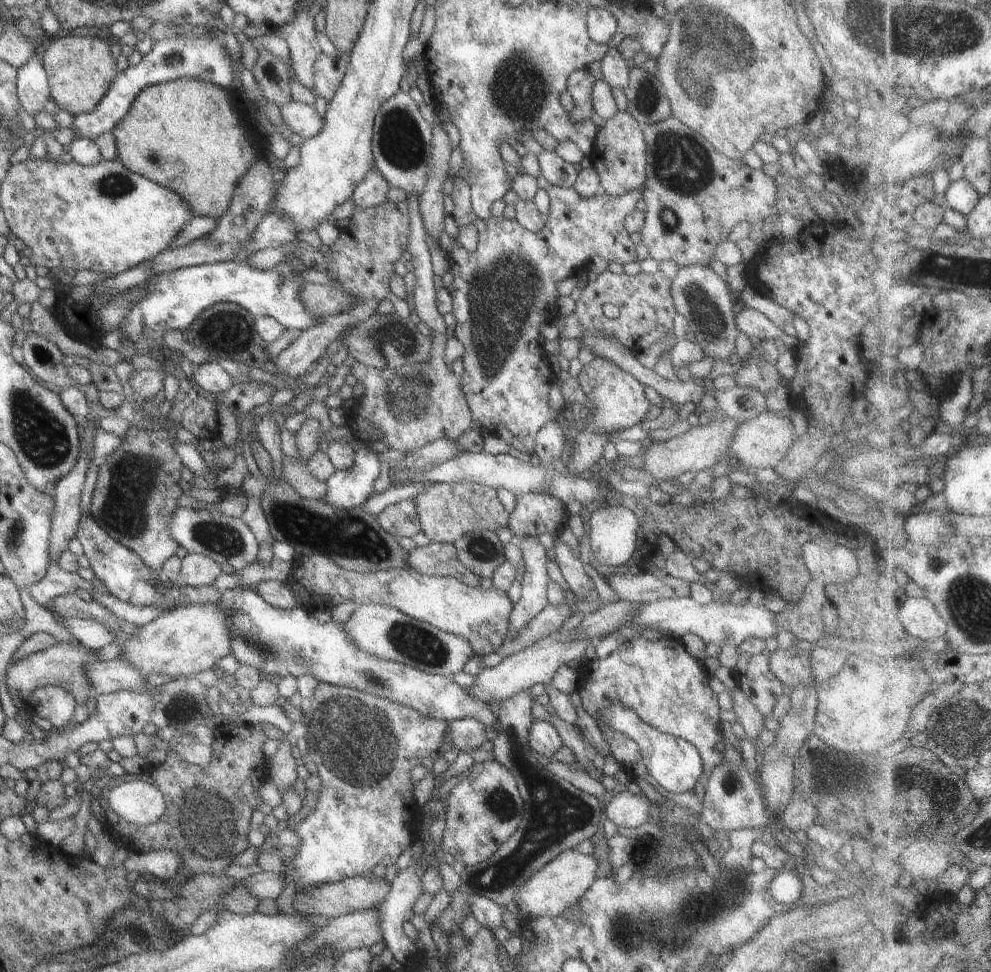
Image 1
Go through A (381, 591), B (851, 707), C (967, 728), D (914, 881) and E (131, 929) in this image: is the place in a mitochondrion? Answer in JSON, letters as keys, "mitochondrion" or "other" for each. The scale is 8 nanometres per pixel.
{"A":"other","B":"mitochondrion","C":"mitochondrion","D":"other","E":"mitochondrion"}

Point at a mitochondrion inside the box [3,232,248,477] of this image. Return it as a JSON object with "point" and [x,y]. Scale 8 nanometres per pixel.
{"point":[42,436]}

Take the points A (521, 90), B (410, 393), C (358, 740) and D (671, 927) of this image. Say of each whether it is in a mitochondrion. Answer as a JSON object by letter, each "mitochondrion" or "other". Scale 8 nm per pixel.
{"A":"mitochondrion","B":"mitochondrion","C":"mitochondrion","D":"mitochondrion"}

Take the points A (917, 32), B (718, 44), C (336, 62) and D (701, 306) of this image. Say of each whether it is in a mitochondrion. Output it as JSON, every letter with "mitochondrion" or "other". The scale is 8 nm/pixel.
{"A":"mitochondrion","B":"mitochondrion","C":"other","D":"mitochondrion"}

